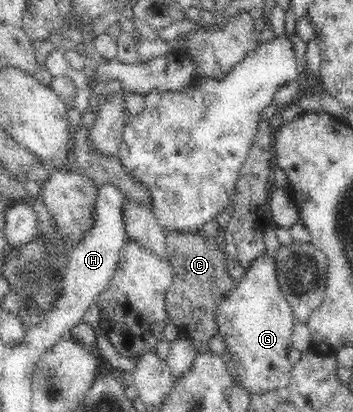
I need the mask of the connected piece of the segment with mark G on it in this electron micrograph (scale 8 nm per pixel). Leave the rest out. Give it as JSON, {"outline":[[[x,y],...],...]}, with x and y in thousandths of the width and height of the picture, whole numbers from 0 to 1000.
{"outline":[[[748,612],[725,626],[691,670],[671,682],[669,699],[629,721],[609,765],[618,813],[660,859],[660,886],[646,888],[649,900],[657,910],[683,913],[683,934],[708,956],[742,956],[819,934],[827,881],[816,871],[816,857],[824,850],[839,772],[793,699],[779,621]]]}

